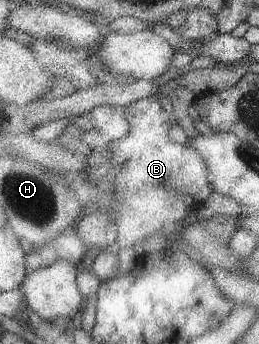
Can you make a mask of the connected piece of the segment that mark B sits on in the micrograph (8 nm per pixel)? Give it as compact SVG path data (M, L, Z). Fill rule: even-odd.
M159 94L138 99L124 107L123 114L127 120L127 134L116 140L106 140L109 163L116 169L110 200L105 203L114 213L116 223L115 247L132 247L145 237L161 233L179 235L183 230L182 219L188 211L197 207L212 191L209 183L208 169L199 152L187 144L179 144L169 139L167 133L172 126L175 114L167 113L161 108Z

